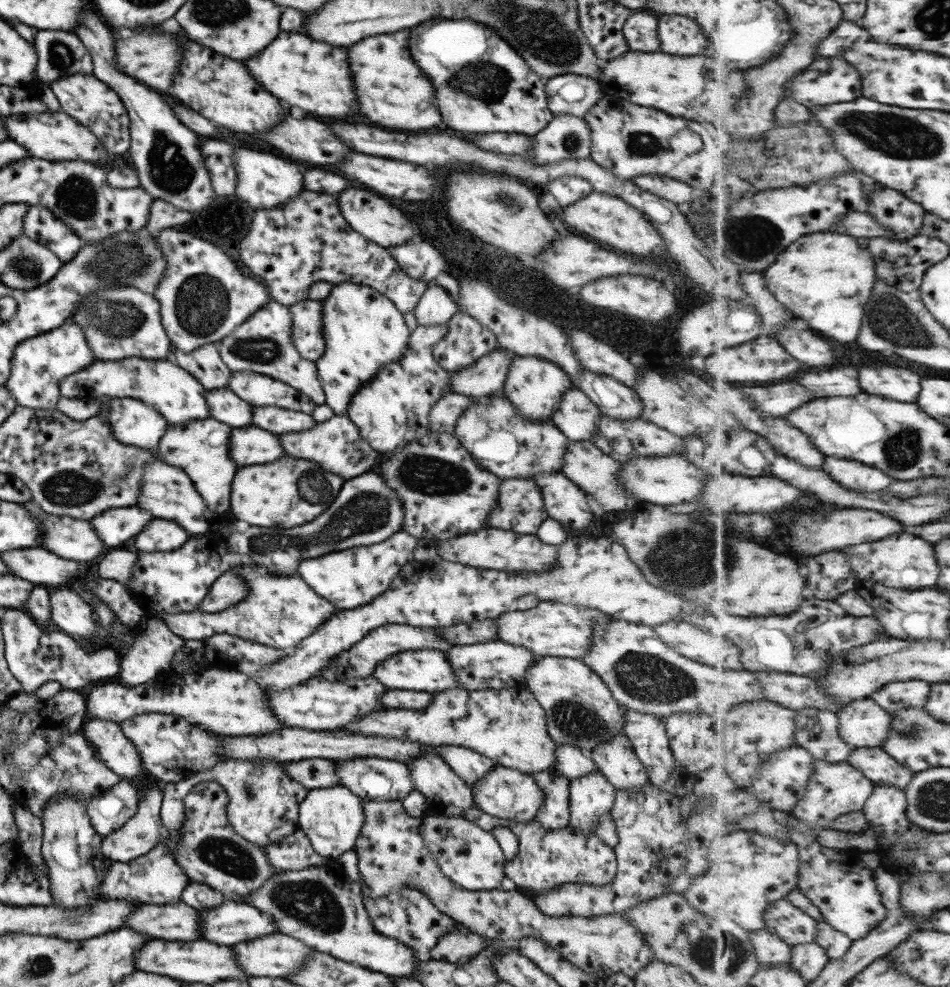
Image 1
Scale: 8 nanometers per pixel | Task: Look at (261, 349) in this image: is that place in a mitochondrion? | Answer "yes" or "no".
yes

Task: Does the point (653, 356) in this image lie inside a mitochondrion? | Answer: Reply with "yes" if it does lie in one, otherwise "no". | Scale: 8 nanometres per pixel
no

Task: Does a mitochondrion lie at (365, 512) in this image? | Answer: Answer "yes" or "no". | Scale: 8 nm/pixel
yes

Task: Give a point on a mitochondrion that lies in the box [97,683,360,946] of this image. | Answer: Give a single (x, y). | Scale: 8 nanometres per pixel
(310, 902)

